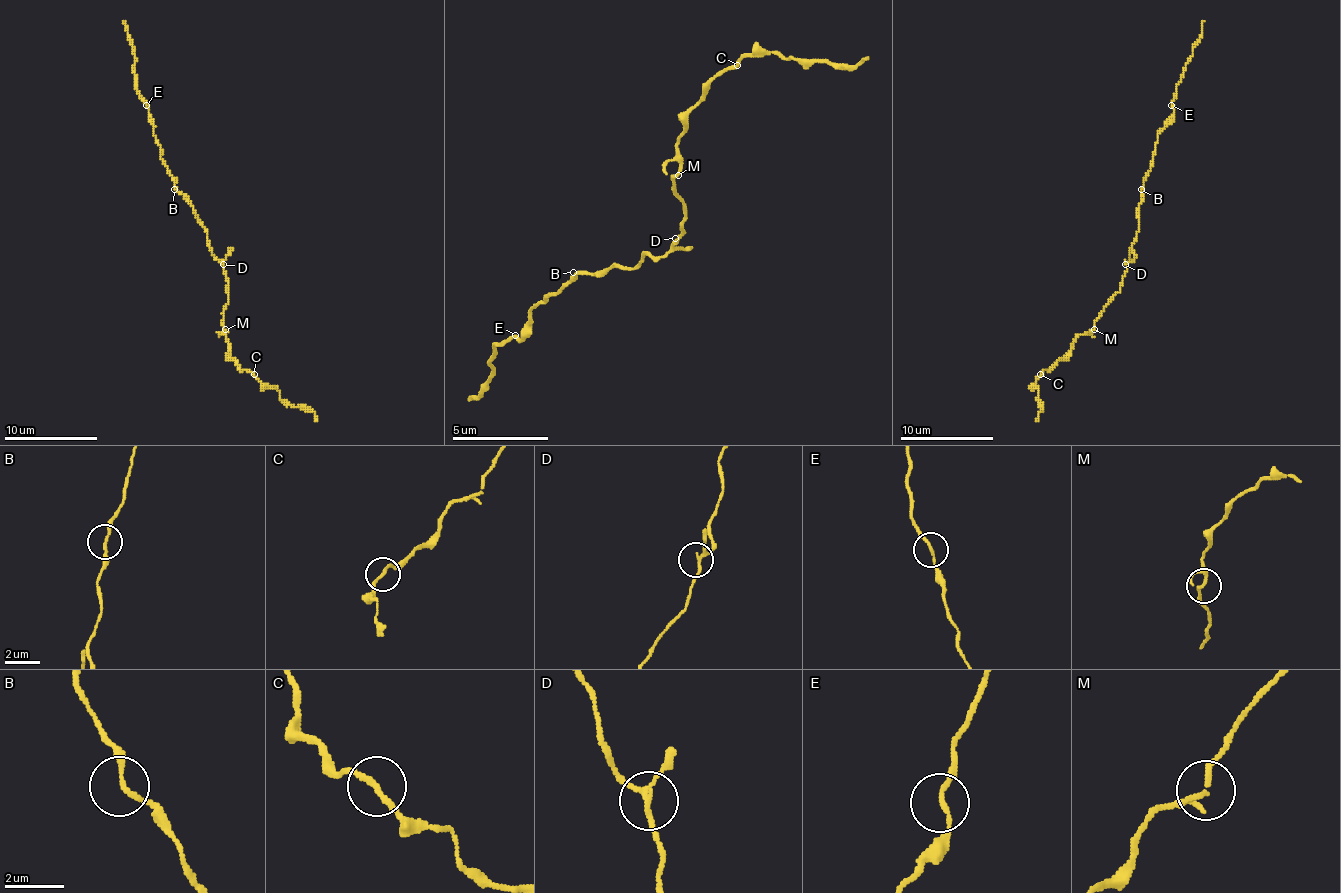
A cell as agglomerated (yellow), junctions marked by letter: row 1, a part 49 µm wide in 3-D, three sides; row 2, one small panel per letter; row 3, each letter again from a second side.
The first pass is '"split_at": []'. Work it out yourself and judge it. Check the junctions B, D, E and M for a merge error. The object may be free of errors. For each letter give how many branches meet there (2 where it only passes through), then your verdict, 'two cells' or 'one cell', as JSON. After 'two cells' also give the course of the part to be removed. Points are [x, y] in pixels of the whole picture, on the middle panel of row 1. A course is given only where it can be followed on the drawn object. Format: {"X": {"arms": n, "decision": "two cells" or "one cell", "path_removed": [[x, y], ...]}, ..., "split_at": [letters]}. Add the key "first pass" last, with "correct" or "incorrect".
{"B": {"arms": 2, "decision": "one cell"}, "D": {"arms": 3, "decision": "one cell"}, "E": {"arms": 2, "decision": "one cell"}, "M": {"arms": 3, "decision": "one cell"}, "split_at": [], "first pass": "correct"}

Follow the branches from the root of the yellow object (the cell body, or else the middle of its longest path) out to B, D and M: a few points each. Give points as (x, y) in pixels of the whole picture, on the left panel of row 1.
B: (209, 245), (207, 231), (193, 206), (174, 189)
D: (209, 245), (209, 250), (223, 264)
M: (209, 245), (209, 250), (223, 264), (228, 278), (228, 304), (223, 309), (226, 330)

